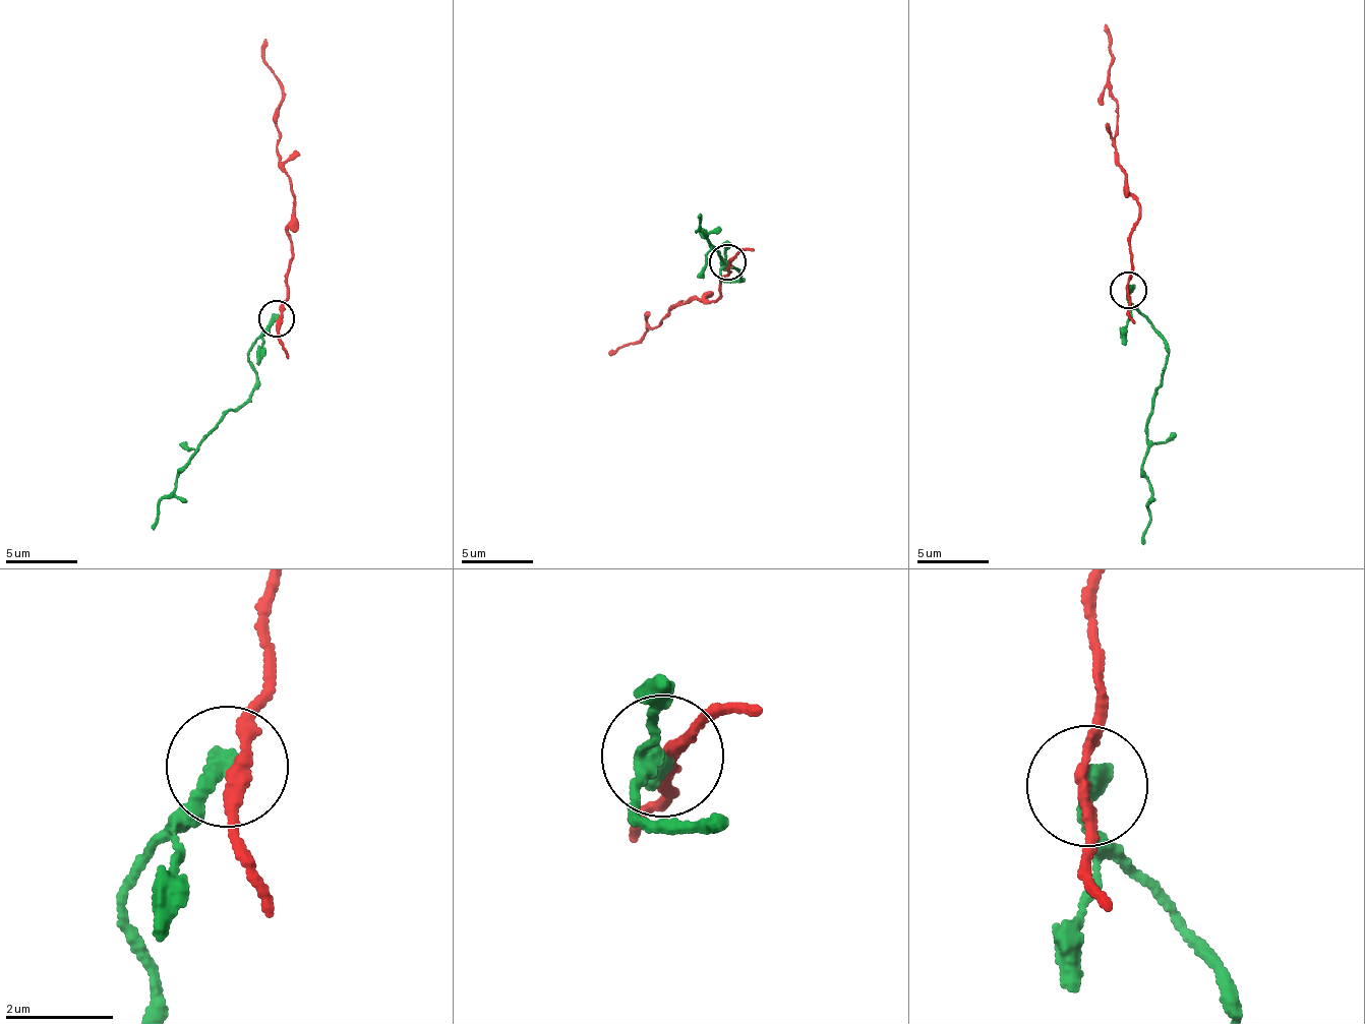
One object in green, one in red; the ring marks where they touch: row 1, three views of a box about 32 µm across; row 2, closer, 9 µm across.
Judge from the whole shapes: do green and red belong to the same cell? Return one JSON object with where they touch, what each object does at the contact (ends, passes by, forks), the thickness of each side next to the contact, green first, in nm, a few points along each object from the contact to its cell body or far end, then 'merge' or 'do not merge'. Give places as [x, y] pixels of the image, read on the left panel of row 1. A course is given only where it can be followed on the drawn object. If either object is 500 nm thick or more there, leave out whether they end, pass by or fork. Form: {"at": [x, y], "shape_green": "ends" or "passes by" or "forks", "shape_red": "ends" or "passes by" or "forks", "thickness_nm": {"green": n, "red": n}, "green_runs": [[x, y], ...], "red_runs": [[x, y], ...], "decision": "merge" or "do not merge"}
{"at": [276, 318], "shape_green": "ends", "shape_red": "passes by", "thickness_nm": {"green": 360, "red": 200}, "green_runs": [[276, 317], [247, 353], [254, 392], [206, 435], [160, 502], [151, 529]], "red_runs": [[279, 317], [290, 242], [291, 193], [276, 146], [282, 81], [263, 57], [264, 39]], "decision": "do not merge"}

